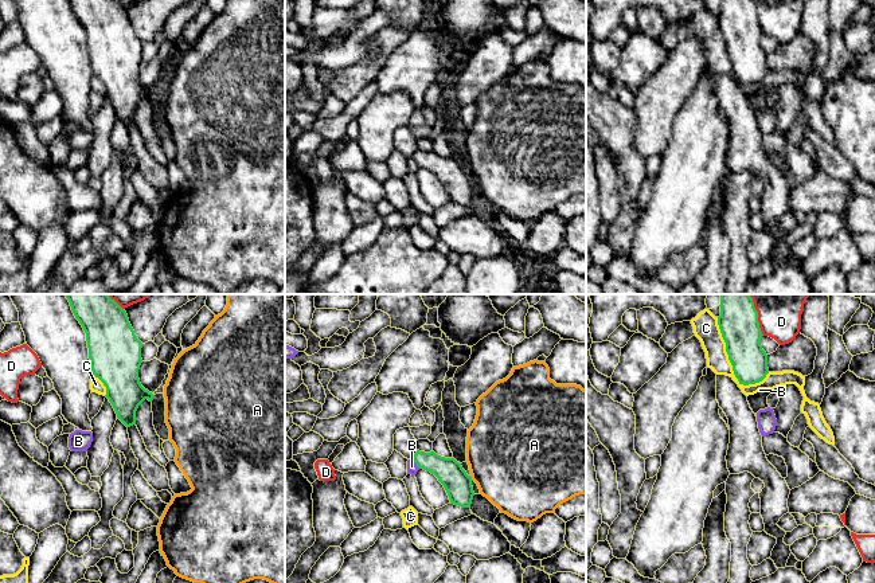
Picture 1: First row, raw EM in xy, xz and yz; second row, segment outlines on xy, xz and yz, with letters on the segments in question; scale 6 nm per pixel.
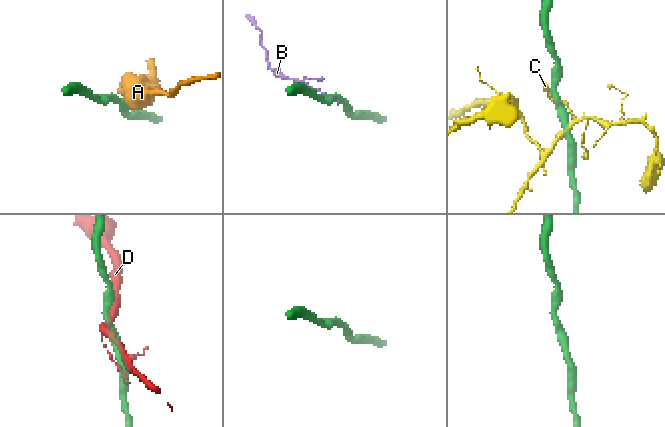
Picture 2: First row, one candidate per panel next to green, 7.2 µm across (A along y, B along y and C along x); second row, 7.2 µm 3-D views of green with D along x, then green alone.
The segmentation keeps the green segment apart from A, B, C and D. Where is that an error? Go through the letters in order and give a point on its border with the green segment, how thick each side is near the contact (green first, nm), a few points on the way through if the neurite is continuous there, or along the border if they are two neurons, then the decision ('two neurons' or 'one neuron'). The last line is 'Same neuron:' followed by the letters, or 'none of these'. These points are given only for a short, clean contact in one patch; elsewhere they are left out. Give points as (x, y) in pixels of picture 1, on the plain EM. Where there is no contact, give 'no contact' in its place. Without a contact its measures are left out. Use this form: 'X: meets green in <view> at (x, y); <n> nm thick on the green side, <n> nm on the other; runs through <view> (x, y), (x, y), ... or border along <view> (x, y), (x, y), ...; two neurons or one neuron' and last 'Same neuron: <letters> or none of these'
A: meets green in xz at (471, 177); 160 nm thick on the green side, 480 nm on the other; border along xz (471, 176), (473, 179); two neurons
B: meets green in xz at (415, 161); 160 nm thick on the green side, 60 nm on the other; border along xz (411, 157), (420, 167); two neurons
C: meets green in yz at (729, 58); 240 nm thick on the green side, 150 nm on the other; two neurons
D: meets green in yz at (757, 18); 240 nm thick on the green side, 240 nm on the other; two neurons
Same neuron: none of these

